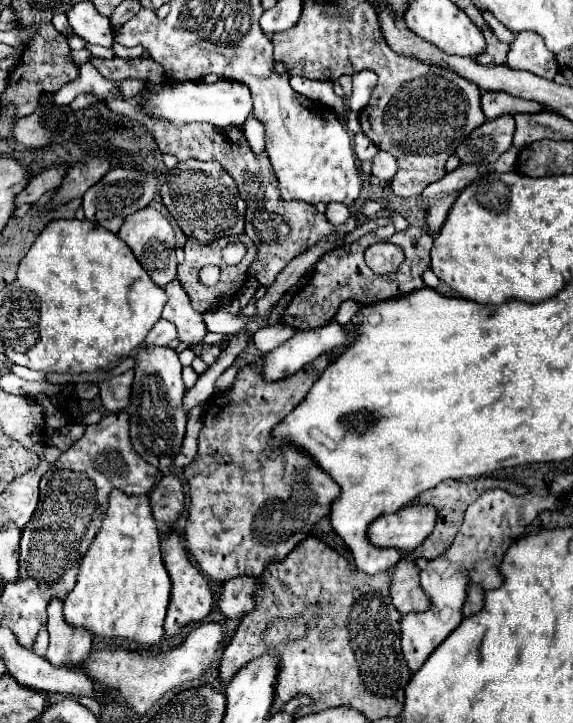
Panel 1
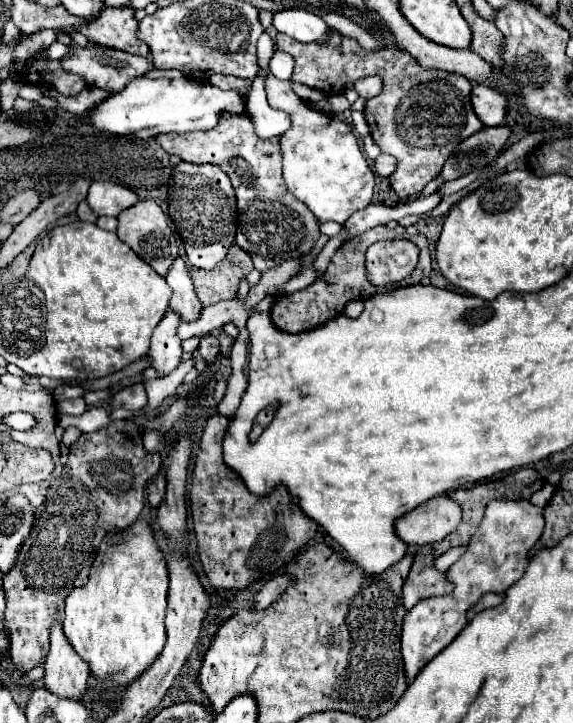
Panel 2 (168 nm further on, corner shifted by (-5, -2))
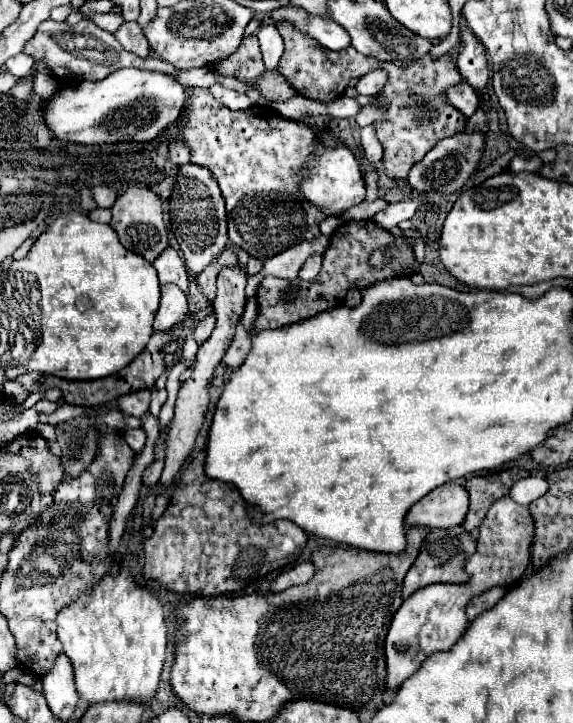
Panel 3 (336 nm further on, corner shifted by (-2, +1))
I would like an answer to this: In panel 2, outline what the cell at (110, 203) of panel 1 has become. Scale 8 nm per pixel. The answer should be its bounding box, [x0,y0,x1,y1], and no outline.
[87,181,139,217]

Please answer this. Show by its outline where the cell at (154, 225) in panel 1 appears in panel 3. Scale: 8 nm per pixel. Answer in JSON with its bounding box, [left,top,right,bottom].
[110,186,170,262]

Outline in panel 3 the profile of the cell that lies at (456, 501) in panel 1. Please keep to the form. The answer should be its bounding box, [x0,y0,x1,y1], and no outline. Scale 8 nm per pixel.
[462,468,518,532]

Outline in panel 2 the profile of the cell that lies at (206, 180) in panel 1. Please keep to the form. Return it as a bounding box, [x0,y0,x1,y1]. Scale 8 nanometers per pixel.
[169,161,237,269]

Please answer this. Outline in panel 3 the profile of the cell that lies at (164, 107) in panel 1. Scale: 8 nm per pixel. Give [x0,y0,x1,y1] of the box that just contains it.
[46,68,184,144]

